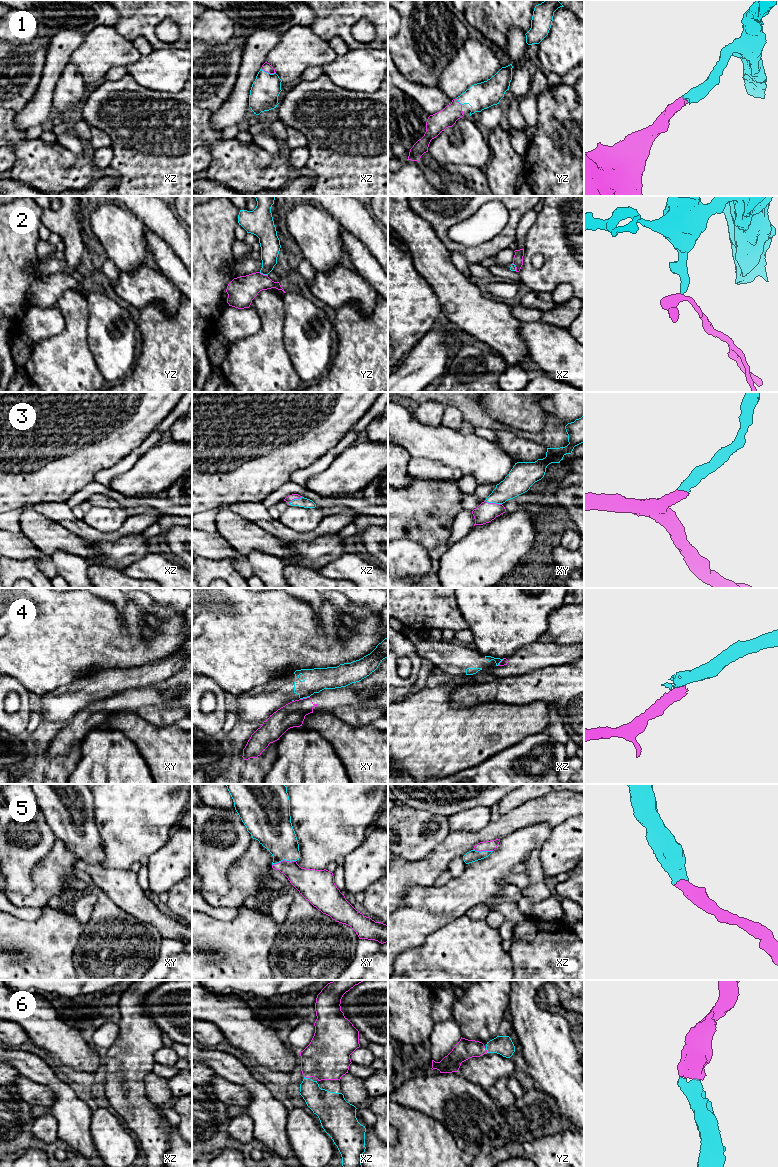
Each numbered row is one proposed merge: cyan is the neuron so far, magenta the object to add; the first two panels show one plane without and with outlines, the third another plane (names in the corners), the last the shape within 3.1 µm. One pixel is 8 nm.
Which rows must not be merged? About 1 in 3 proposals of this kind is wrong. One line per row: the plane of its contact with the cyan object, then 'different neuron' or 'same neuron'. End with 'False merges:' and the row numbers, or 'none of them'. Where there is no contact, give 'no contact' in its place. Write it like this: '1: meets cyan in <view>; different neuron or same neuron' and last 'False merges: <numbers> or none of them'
1: meets cyan in xz; same neuron
2: meets cyan in yz; different neuron
3: meets cyan in xy; same neuron
4: meets cyan in xy; different neuron
5: meets cyan in xy; same neuron
6: meets cyan in xz; same neuron
False merges: 2, 4

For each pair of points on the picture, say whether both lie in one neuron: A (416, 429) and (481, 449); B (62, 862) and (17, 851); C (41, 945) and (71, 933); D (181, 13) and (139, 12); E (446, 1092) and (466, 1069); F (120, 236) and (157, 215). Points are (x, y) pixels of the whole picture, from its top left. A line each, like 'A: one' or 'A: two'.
A: one
B: two
C: one
D: one
E: two
F: two

